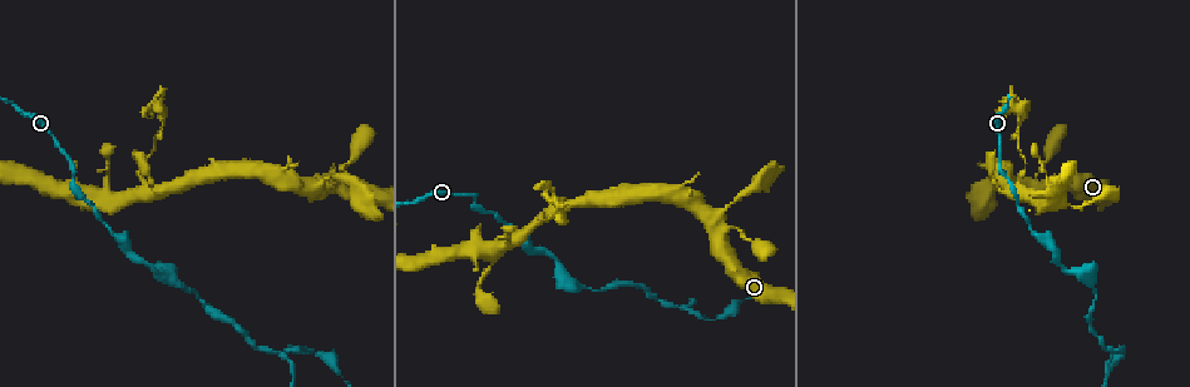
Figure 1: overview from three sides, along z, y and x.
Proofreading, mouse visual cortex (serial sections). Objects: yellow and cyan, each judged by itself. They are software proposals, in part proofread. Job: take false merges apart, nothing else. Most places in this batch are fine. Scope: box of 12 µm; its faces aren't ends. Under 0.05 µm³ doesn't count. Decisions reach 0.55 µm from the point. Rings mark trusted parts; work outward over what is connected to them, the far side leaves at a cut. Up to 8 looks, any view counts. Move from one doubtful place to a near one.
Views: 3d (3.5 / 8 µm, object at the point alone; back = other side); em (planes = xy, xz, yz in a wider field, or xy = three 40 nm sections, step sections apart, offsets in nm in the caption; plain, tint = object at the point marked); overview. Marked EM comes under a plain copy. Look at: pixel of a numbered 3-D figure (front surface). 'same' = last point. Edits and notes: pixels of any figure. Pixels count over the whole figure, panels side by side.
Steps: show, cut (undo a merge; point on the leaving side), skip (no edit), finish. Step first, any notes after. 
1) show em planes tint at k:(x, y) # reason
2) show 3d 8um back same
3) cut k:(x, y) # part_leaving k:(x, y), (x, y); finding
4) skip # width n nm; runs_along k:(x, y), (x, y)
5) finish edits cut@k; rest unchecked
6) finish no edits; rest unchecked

show 3d 3.5um at 1:(723, 214) # thin neck

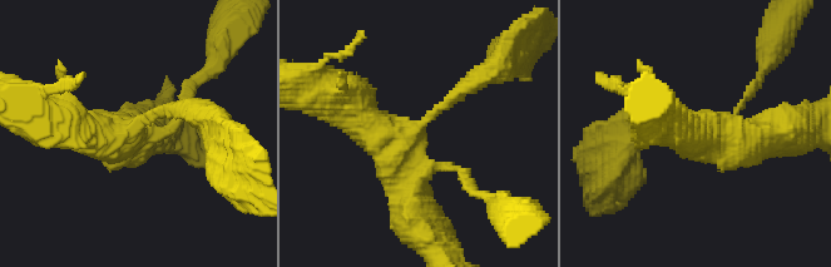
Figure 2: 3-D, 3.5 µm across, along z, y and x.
show em xy step 1 tint at 2:(133, 126) # arms 4; arm_widths 100, 150, 500, 500 nm; shape alone is not enough

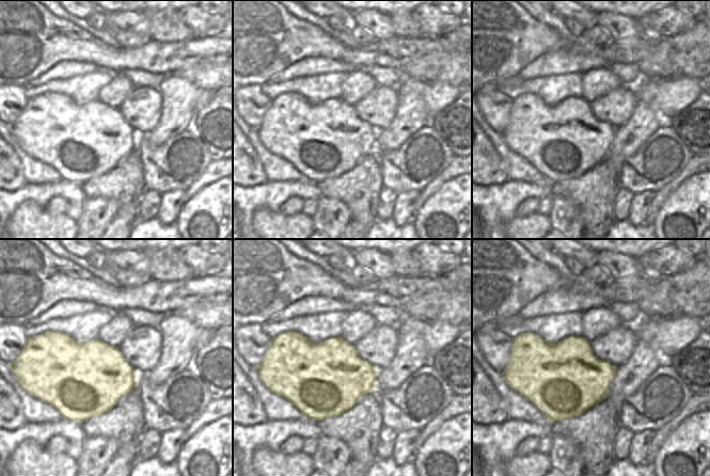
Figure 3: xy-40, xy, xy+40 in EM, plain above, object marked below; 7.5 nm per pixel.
skip # width 550 nm; runs_along 2:(415, 221), (396, 147), (335, 93); all the same cell

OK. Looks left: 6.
show 3d 3.5um at 1:(150, 195) # a narrow waist

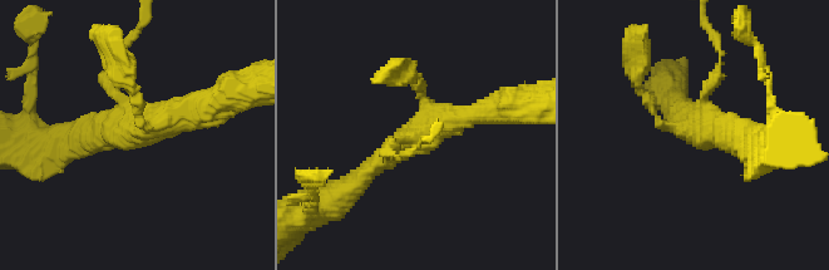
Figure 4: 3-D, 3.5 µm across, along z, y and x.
show em xy step 3 tint at 4:(138, 129) # arms 4; arm_widths 150, 150, 300, 300 nm; shape alone is not enough

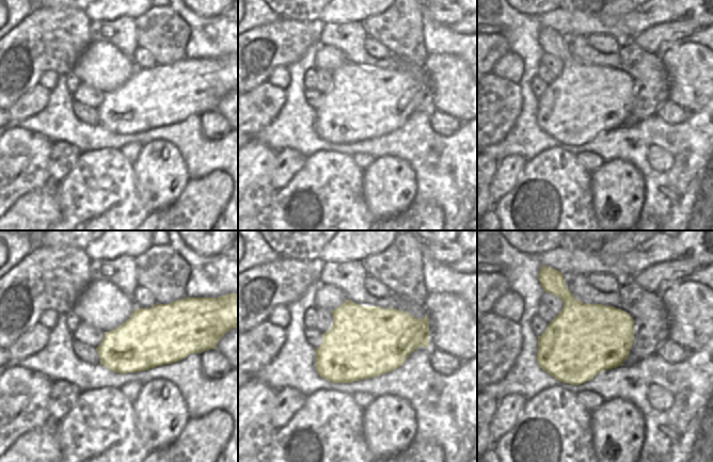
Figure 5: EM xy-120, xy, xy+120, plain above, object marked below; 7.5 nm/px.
skip # runs_along 4:(491, 111), (425, 129), (349, 187); all the same cell

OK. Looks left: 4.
show 3d 3.5um back at 1:(999, 161) # a narrow waist

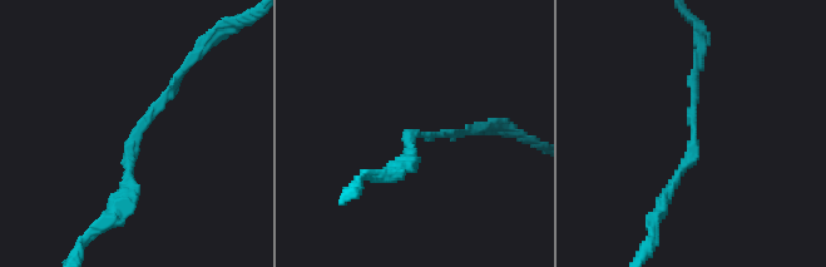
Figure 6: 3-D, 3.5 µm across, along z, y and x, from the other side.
show em xy step 3 tint at 6:(417, 135) # now the EM

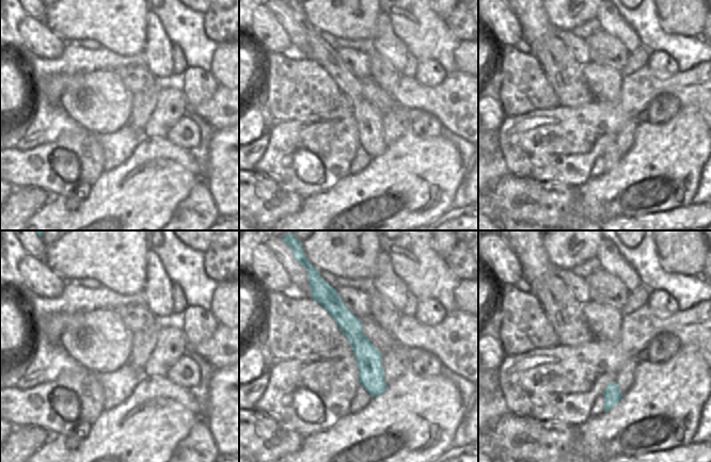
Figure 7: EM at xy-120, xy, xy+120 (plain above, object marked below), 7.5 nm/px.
skip # runs_along 6:(188, 65), (127, 151), (123, 204); all the same cell

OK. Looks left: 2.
finish no edits; rest unchecked

